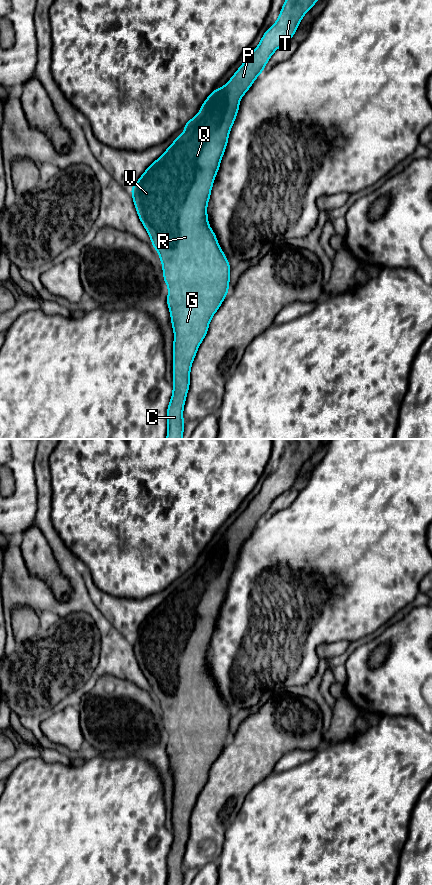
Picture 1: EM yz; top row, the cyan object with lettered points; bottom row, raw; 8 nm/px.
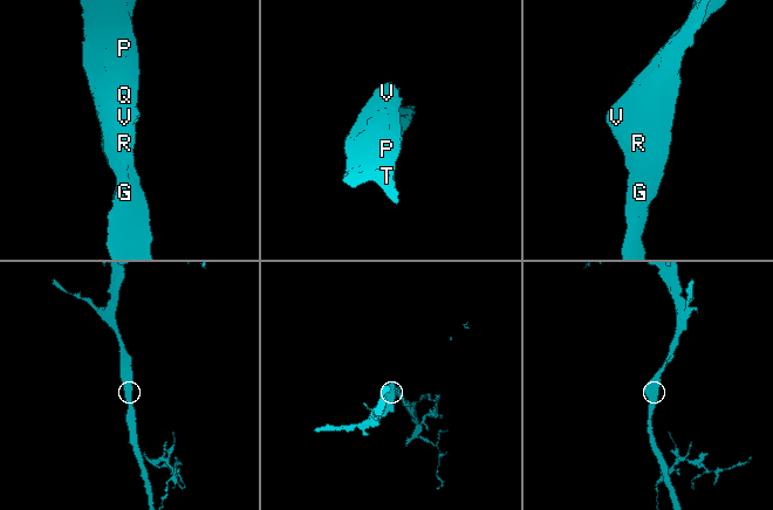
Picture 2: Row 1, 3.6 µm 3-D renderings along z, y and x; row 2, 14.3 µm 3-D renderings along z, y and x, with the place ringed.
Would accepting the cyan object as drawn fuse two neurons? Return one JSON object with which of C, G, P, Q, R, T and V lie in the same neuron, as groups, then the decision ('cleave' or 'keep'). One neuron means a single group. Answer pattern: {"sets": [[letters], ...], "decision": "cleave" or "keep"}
{"sets": [["C", "G", "P", "Q", "R", "T", "V"]], "decision": "keep"}

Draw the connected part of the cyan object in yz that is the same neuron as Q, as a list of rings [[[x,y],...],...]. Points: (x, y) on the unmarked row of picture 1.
[[[294,439],[293,441],[287,443],[287,446],[283,452],[283,455],[279,461],[279,466],[263,482],[259,493],[248,503],[247,507],[242,511],[242,513],[239,515],[239,517],[235,520],[235,522],[231,525],[231,527],[222,536],[213,537],[211,542],[207,545],[207,547],[204,549],[202,554],[199,556],[198,560],[200,562],[199,563],[196,562],[191,568],[189,568],[182,575],[186,579],[184,581],[181,581],[176,587],[173,588],[172,593],[170,595],[168,595],[166,597],[166,599],[145,618],[145,620],[141,623],[139,628],[134,633],[132,633],[132,635],[130,637],[139,667],[142,670],[143,674],[145,675],[146,679],[148,680],[148,682],[151,686],[151,692],[153,693],[153,695],[156,697],[157,701],[159,702],[159,705],[160,705],[160,708],[162,711],[162,716],[163,716],[163,727],[168,734],[167,753],[168,753],[168,756],[170,759],[171,772],[172,772],[173,779],[174,779],[174,790],[173,790],[173,813],[172,813],[173,842],[171,844],[171,847],[170,847],[170,850],[169,850],[169,853],[167,856],[167,870],[168,870],[167,885],[183,885],[184,871],[185,871],[183,868],[183,857],[184,857],[186,844],[187,844],[189,834],[190,834],[191,813],[193,811],[193,808],[196,804],[197,798],[198,798],[201,790],[203,789],[203,787],[205,786],[205,784],[208,780],[209,771],[210,771],[213,763],[220,756],[223,748],[225,747],[225,745],[227,744],[227,742],[229,740],[228,734],[229,734],[229,730],[230,730],[231,715],[217,689],[214,679],[211,677],[210,673],[207,671],[208,670],[207,651],[210,649],[210,641],[211,641],[212,634],[213,634],[213,631],[215,628],[215,624],[220,615],[221,607],[224,603],[224,600],[225,600],[225,597],[226,597],[226,594],[228,591],[230,578],[233,574],[233,571],[234,571],[237,561],[239,559],[240,548],[243,545],[243,543],[250,537],[251,533],[255,529],[255,527],[260,522],[263,521],[263,517],[266,514],[267,510],[269,509],[270,505],[273,503],[273,501],[279,495],[281,495],[283,492],[285,492],[286,490],[291,488],[291,486],[293,485],[293,483],[295,482],[295,480],[298,476],[303,464],[316,452],[317,448],[324,441],[325,441],[325,439]]]

